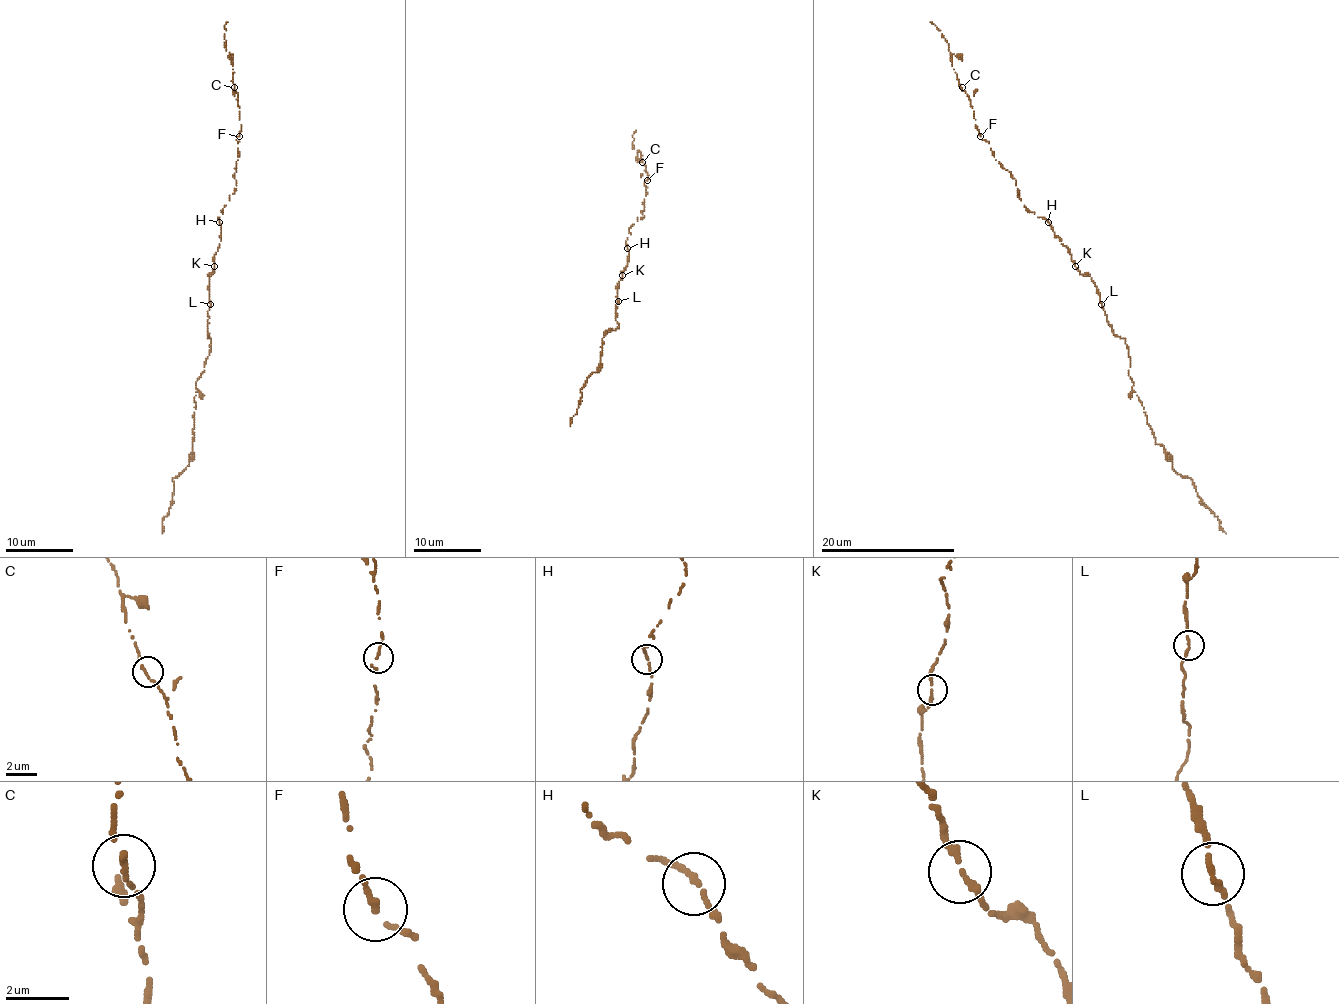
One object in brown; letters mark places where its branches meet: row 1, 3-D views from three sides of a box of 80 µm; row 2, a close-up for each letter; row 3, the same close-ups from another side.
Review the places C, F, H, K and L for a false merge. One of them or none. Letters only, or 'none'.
none

